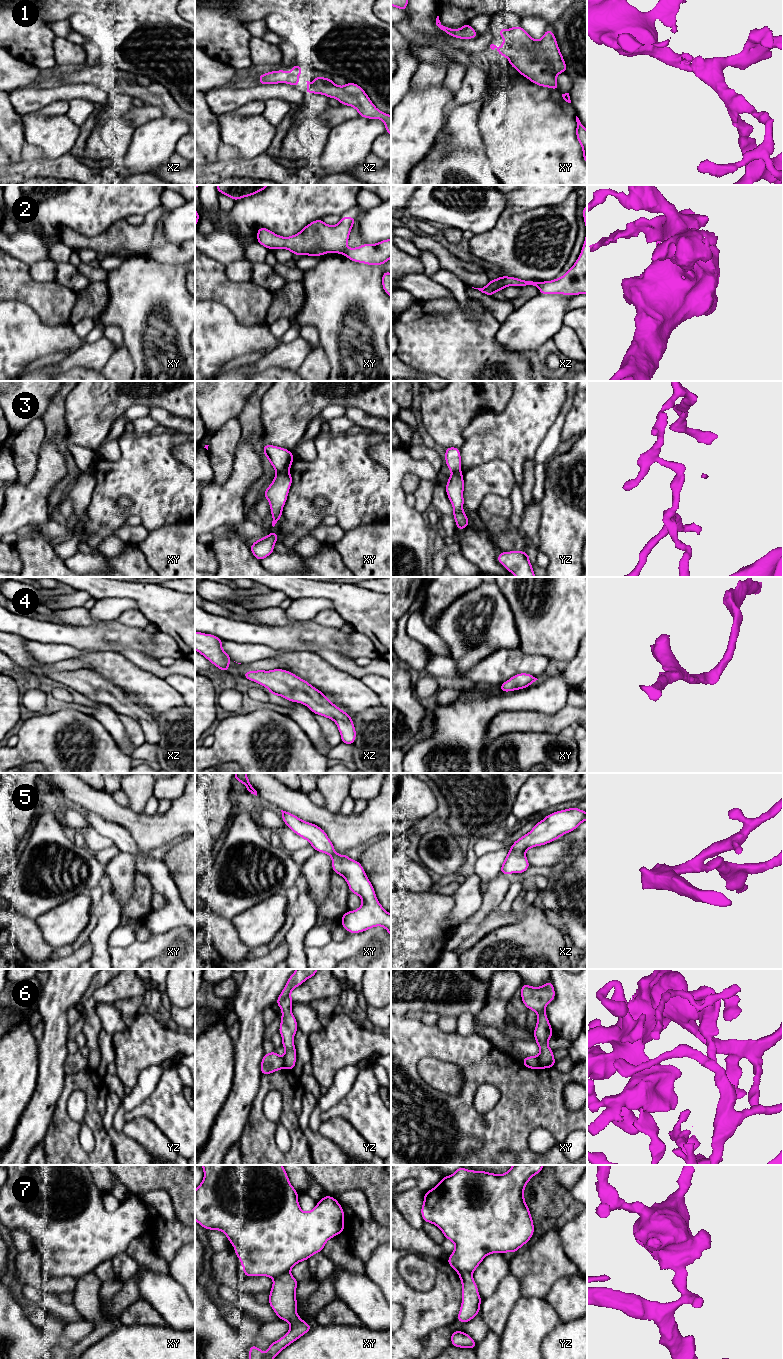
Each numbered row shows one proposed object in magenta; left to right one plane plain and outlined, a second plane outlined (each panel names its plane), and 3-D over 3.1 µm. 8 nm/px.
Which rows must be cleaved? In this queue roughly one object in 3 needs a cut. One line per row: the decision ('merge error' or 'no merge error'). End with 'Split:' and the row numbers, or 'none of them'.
1: no merge error
2: merge error
3: merge error
4: no merge error
5: no merge error
6: merge error
7: merge error
Split: 2, 3, 6, 7

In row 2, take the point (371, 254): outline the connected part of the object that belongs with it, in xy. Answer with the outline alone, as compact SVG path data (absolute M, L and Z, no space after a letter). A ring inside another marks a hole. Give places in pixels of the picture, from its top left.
M391 238L376 244L364 243L356 248L347 248L342 254L353 262L384 265L391 258Z

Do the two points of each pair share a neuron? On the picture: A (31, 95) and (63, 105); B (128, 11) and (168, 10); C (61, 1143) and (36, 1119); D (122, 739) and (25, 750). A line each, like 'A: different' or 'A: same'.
A: different
B: same
C: different
D: different

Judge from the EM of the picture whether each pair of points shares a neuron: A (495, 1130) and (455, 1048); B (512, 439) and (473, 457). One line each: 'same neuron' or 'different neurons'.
A: same neuron
B: same neuron

